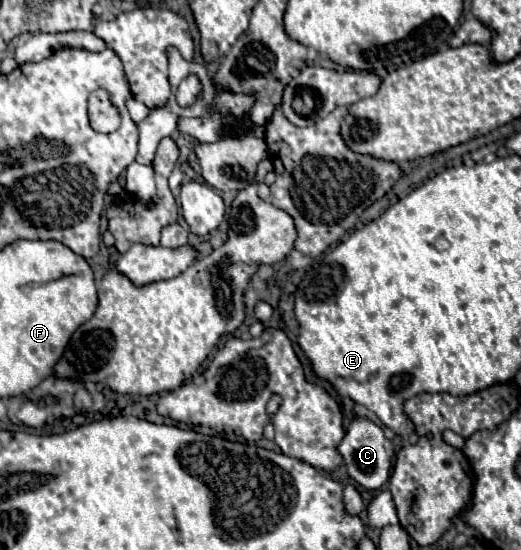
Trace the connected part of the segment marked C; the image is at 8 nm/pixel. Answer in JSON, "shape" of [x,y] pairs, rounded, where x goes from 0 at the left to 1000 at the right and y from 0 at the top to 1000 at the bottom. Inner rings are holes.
{"shape":[[[679,760],[672,767],[656,804],[649,807],[649,822],[660,833],[668,865],[679,869],[702,891],[722,891],[745,873],[749,847],[752,847],[752,829],[756,829],[756,811],[737,793],[733,778],[726,771],[718,771],[714,764],[706,764],[706,760]]]}

